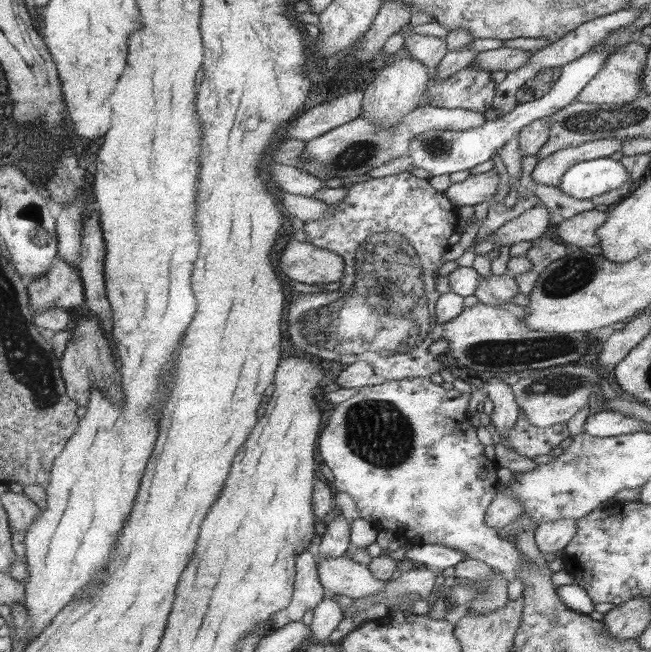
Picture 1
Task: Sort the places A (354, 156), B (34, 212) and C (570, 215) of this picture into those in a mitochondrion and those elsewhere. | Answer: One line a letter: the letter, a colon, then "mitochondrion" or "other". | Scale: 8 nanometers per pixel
A: mitochondrion
B: mitochondrion
C: other

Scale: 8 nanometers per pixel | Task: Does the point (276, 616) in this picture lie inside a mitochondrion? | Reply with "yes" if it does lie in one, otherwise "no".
no

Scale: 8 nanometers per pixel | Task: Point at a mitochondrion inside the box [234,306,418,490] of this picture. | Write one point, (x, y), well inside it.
(377, 432)

